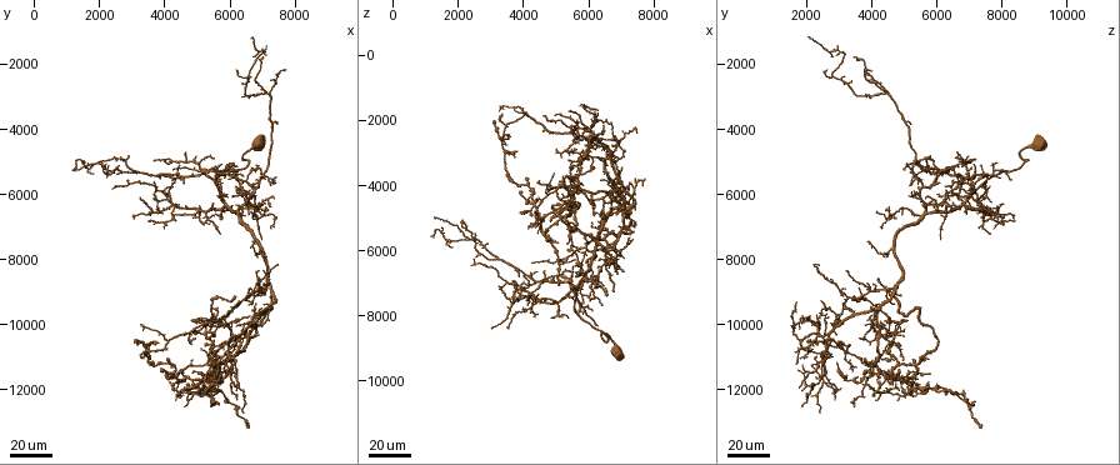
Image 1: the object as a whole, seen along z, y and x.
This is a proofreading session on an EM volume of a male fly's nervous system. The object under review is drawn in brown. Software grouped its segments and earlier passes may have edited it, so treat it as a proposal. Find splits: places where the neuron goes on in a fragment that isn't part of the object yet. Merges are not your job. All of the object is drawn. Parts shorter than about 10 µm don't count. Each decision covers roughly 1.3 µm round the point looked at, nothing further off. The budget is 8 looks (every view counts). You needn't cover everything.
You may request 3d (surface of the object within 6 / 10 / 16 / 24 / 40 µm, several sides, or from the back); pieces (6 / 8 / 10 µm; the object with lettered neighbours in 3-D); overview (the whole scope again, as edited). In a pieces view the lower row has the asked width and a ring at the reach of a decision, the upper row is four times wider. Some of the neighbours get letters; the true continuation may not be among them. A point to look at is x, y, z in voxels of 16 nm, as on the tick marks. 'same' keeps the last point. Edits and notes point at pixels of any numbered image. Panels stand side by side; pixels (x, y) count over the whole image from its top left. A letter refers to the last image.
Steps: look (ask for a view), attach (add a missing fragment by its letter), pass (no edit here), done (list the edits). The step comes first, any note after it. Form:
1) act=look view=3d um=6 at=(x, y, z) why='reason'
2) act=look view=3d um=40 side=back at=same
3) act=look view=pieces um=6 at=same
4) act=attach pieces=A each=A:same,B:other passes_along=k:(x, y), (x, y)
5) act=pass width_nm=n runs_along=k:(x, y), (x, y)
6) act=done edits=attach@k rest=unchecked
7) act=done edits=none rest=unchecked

act=look view=3d um=40 at=(6300, 5600, 8300) why='end of a long branch'

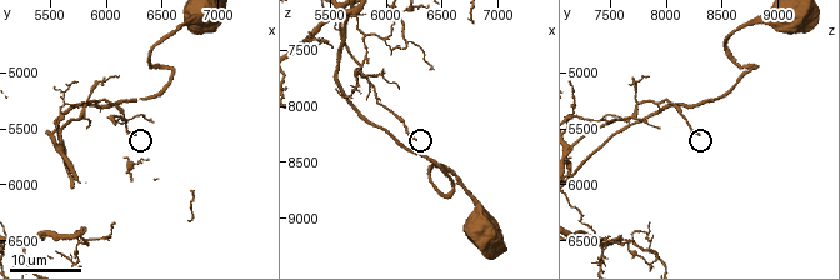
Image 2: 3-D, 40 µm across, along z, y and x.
act=look view=pieces um=8 at=(6260, 5560, 8300)

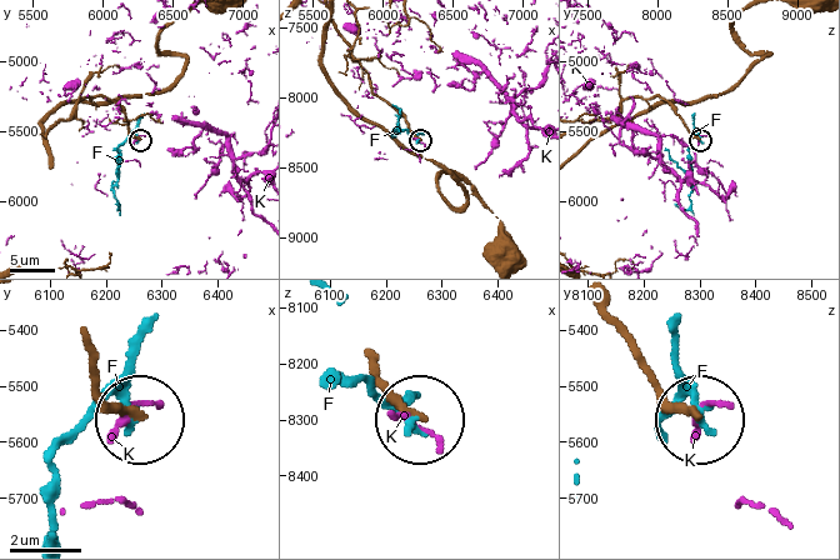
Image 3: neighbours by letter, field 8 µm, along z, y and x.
act=pass each=F:other,K:other runs_along=3:(91, 360), (100, 396), (133, 420) found='none of them fits'

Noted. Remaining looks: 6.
act=look view=3d um=40 at=(5400, 11500, 5700) why='an open end'

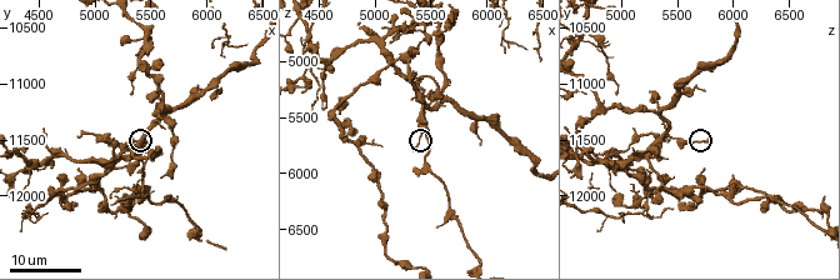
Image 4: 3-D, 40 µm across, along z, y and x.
act=look view=pieces um=6 at=(5360, 11480, 5780) why='see the neighbours'

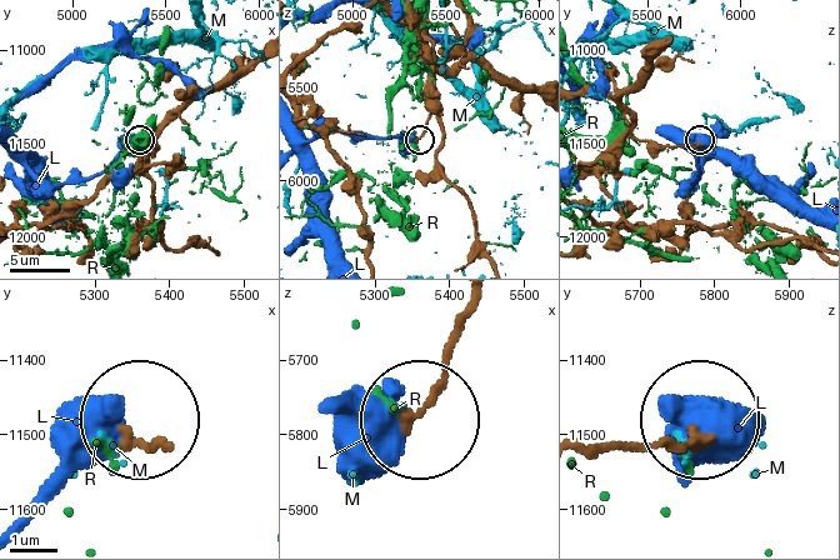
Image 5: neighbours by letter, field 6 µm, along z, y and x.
act=pass each=L:other,M:other,R:other runs_along=5:(658, 55), (620, 99), (634, 135), (674, 146), (698, 141) found='none of them fits'

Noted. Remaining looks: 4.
act=look view=3d um=40 at=(6200, 12000, 1800) why='thin end'

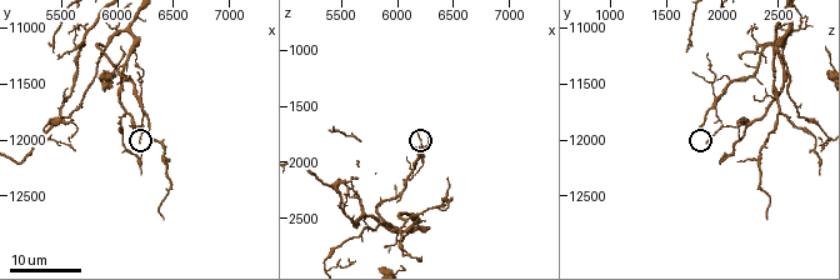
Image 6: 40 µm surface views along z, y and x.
act=look view=pieces um=6 at=(6300, 11940, 1780) why='what lies round it'

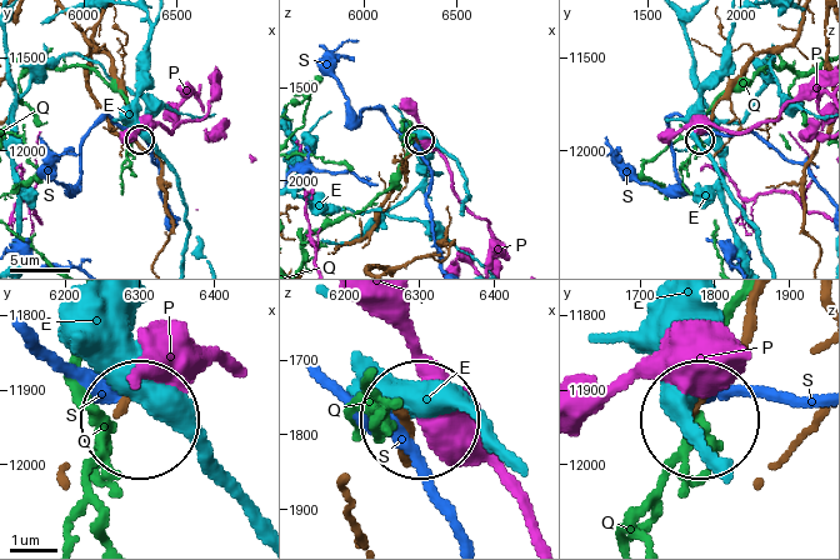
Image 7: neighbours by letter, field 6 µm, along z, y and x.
act=pass each=E:other,P:other,Q:other,S:other found='none of them fits'

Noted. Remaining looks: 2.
act=look view=3d um=40 at=(5500, 12400, 7100) why='long arm stops here'

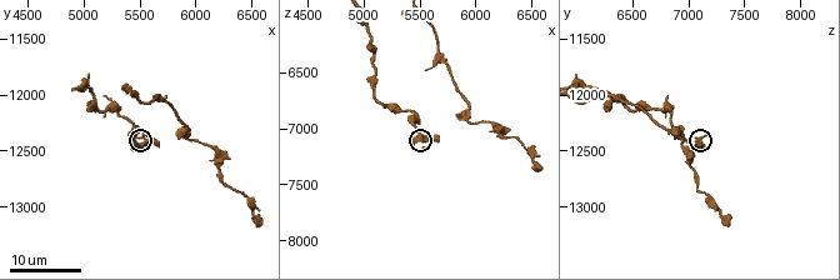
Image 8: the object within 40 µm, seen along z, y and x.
act=look view=pieces um=8 at=(5560, 12340, 7180)

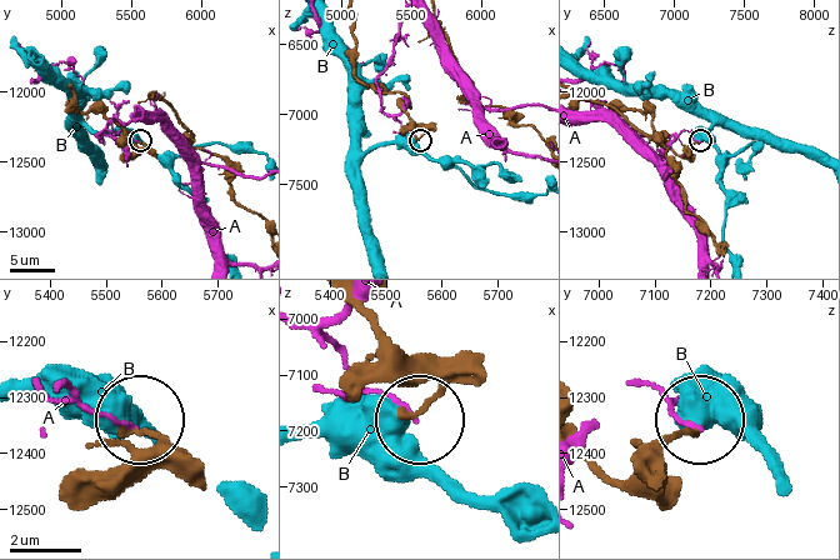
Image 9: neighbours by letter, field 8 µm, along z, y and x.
act=pass width_nm=190 each=A:other,B:other found='none of them fits'

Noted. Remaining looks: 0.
act=done edits=none rest=unchecked

